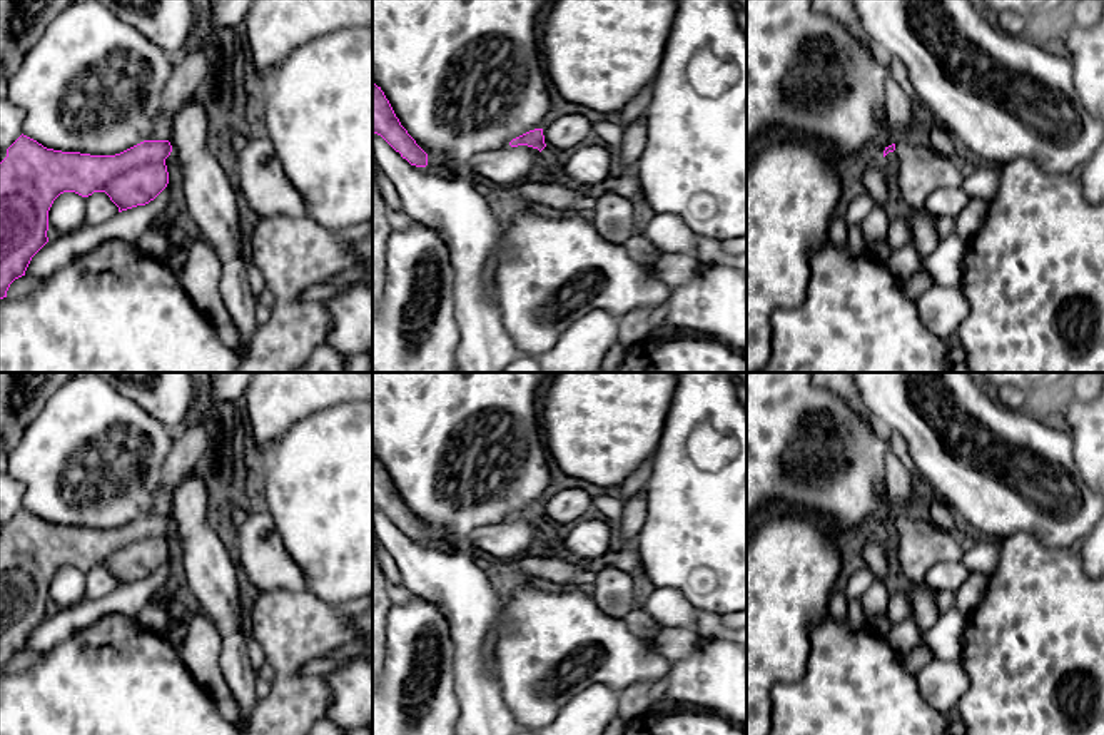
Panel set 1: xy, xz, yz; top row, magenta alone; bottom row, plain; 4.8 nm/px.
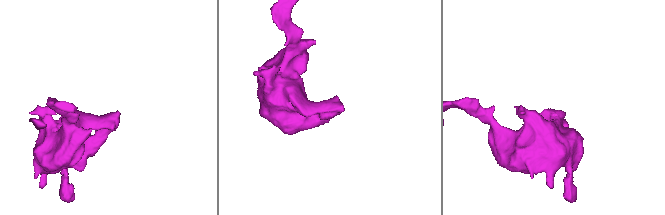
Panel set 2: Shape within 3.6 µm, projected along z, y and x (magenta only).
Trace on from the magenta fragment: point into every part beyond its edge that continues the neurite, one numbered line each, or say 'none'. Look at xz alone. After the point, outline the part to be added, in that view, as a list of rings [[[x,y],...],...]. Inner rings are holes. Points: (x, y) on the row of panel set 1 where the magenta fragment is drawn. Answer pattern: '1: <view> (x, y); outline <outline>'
none

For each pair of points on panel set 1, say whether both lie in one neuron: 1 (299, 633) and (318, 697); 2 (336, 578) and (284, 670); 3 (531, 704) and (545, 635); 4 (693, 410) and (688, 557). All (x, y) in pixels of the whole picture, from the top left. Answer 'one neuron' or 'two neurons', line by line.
1: one neuron
2: two neurons
3: one neuron
4: one neuron

